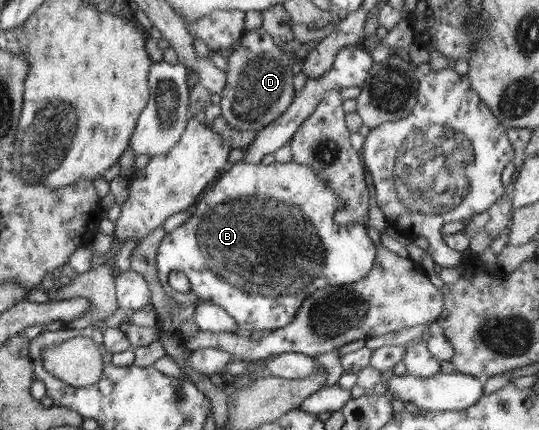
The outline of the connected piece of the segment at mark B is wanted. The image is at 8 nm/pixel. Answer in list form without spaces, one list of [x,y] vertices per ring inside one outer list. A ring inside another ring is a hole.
[[[245,161],[230,163],[228,168],[220,175],[220,179],[213,184],[213,187],[209,191],[205,191],[200,197],[199,203],[195,207],[195,213],[183,225],[177,227],[171,233],[167,233],[157,249],[155,265],[161,287],[174,304],[179,303],[172,308],[171,329],[179,335],[181,323],[193,320],[197,302],[205,300],[222,307],[227,313],[230,313],[230,316],[235,320],[235,324],[241,330],[249,330],[250,332],[267,330],[271,332],[291,323],[303,300],[313,295],[320,287],[347,285],[364,279],[369,271],[373,269],[377,248],[368,237],[367,229],[353,223],[343,226],[334,221],[334,214],[341,208],[341,201],[337,199],[335,192],[331,191],[329,187],[325,187],[325,185],[326,181],[319,174],[316,174],[316,171],[313,171],[309,166],[293,161],[288,163],[273,162],[269,165],[247,163]],[[172,271],[181,271],[189,278],[191,284],[189,292],[179,292],[169,286],[168,277]]]

